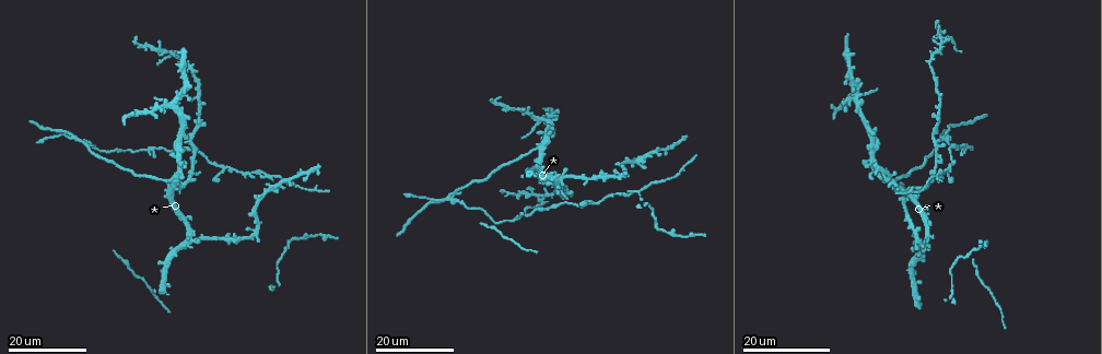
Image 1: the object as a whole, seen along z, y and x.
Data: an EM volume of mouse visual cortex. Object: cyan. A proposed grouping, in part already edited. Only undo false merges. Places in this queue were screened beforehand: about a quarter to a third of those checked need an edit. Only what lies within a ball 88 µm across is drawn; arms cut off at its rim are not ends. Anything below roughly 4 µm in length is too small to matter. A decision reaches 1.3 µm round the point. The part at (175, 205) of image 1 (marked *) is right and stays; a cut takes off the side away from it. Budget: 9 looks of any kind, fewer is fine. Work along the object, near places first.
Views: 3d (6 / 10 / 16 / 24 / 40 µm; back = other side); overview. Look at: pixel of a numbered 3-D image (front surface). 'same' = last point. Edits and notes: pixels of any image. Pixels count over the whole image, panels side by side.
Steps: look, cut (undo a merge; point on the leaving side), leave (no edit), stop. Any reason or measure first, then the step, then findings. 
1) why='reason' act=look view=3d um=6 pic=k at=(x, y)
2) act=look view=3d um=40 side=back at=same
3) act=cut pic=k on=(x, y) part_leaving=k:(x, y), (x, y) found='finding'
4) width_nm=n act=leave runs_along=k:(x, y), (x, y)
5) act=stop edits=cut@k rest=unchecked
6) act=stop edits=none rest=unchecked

act=look view=3d um=24 pic=1 at=(914, 282)

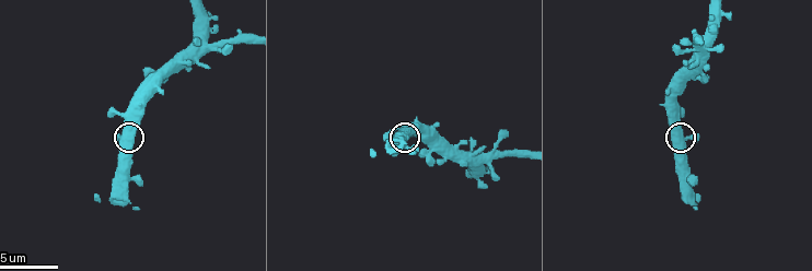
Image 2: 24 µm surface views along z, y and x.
act=look view=3d um=6 pic=2 at=(687, 141)

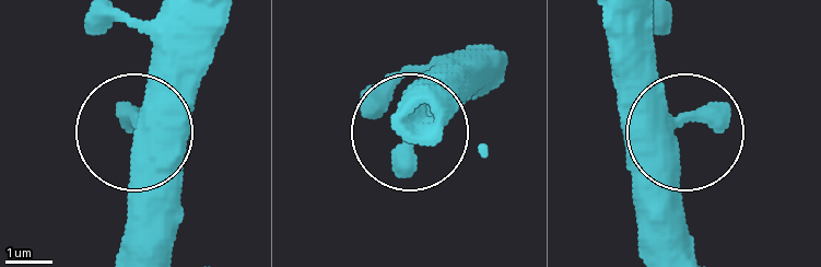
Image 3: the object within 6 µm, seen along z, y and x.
act=leave found='one neuron here'

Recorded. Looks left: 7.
why='arms part here' act=look view=3d um=24 pic=1 at=(545, 150)

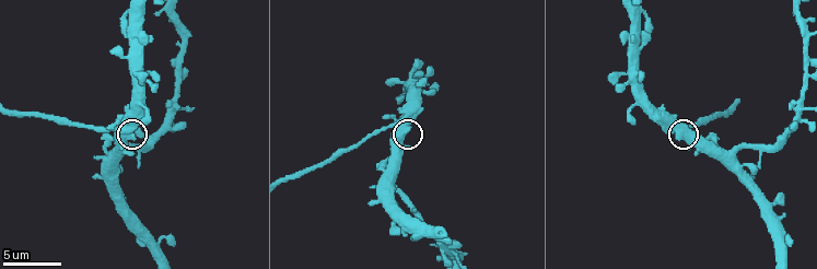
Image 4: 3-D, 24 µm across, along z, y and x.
why='closer look' act=look view=3d um=6 pic=4 at=(678, 126)

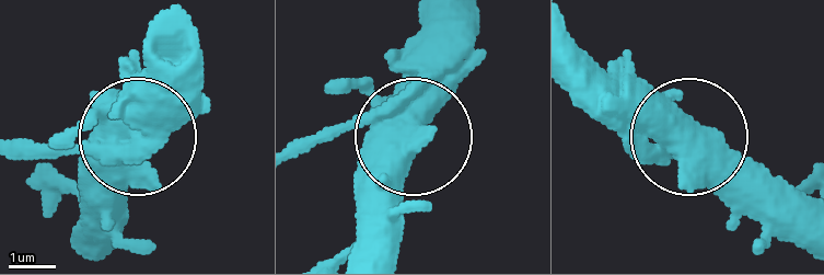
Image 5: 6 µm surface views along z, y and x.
side_arm_um=39 act=cut pic=5 on=(343, 127) part_leaving=5:(401, 94), (299, 141) found='a second neuron is stuck on'

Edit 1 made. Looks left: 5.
why='four or more arms meet' act=look view=3d um=16 pic=1 at=(259, 233)

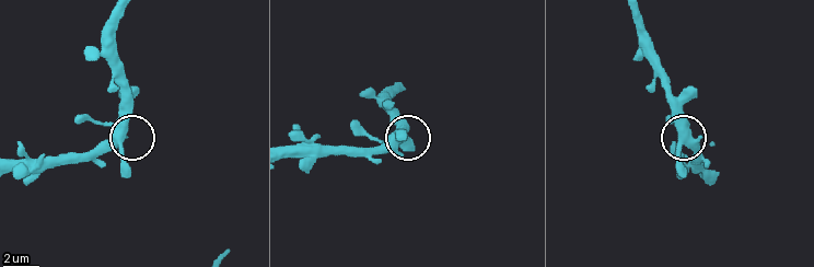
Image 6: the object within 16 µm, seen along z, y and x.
act=look view=3d um=10 pic=6 at=(682, 141)

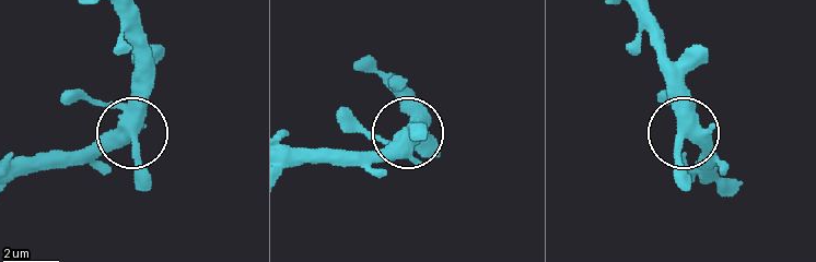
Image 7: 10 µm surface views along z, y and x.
arms=4 act=leave found='all the same neuron'

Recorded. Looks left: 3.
why='four or more arms meet' act=look view=3d um=16 pic=1 at=(542, 201)

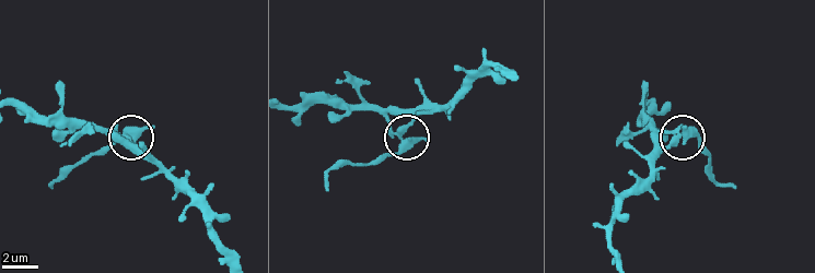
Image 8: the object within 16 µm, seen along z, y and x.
why='closer look' act=look view=3d um=6 pic=8 at=(401, 142)

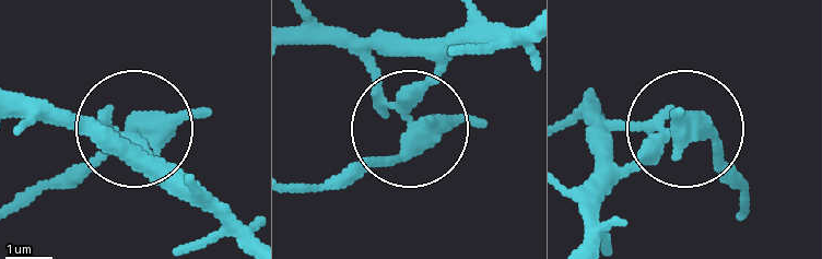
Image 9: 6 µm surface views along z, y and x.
arms=4 act=cut pic=9 on=(203, 117) part_leaving=9:(130, 126), (24, 188) found='two neurons meet here'

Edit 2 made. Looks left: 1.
act=stop edits=cut@5,cut@9 rest=unchecked

